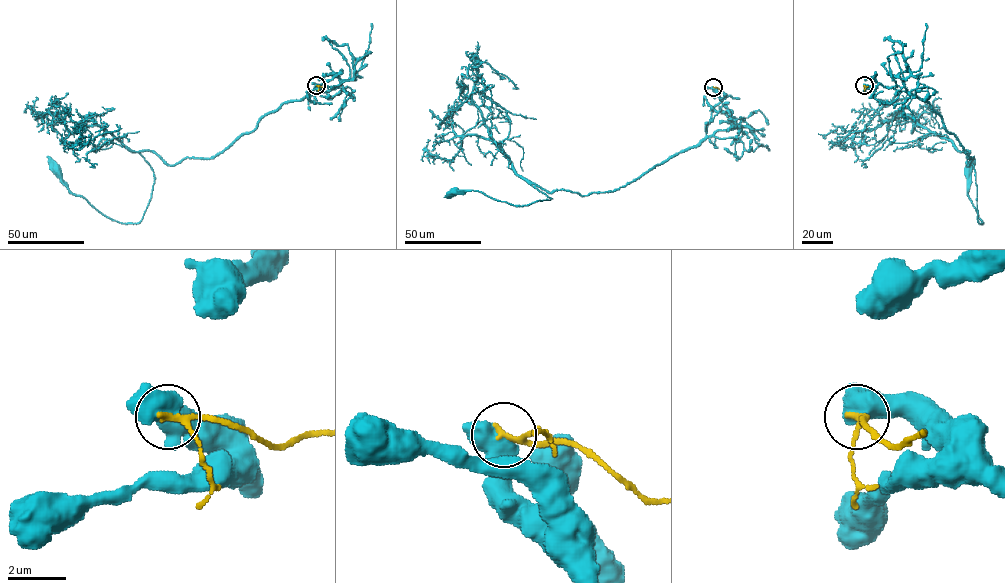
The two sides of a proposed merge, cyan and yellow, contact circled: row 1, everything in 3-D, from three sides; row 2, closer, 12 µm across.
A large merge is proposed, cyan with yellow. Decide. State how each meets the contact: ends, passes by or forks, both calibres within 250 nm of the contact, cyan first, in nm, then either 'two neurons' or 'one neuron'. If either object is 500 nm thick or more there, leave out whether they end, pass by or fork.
550/180 nm | two neurons

